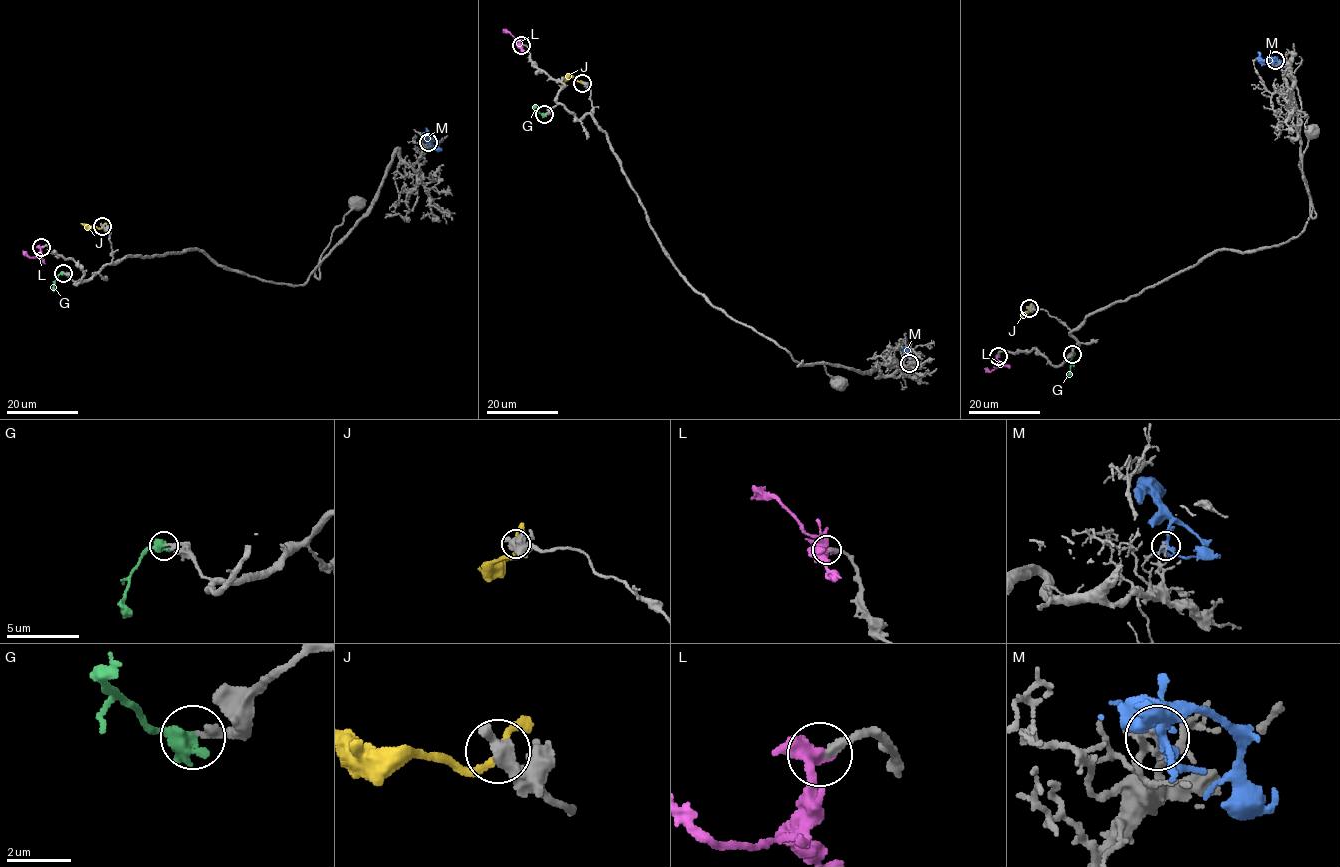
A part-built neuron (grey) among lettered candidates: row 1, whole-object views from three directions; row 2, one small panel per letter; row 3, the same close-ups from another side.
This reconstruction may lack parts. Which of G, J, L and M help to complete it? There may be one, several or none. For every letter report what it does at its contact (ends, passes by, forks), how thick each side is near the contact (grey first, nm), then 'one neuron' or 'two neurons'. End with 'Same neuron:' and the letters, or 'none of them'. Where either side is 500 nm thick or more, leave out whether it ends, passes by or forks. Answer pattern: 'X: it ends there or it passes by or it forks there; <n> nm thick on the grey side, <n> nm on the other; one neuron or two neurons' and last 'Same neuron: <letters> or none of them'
G: 280 nm thick on the grey side, 650 nm on the other; one neuron
J: 600 nm thick on the grey side, 200 nm on the other; two neurons
L: it passes by; 300 nm thick on the grey side, 400 nm on the other; one neuron
M: it forks there; 190 nm thick on the grey side, 240 nm on the other; two neurons
Same neuron: G, L

